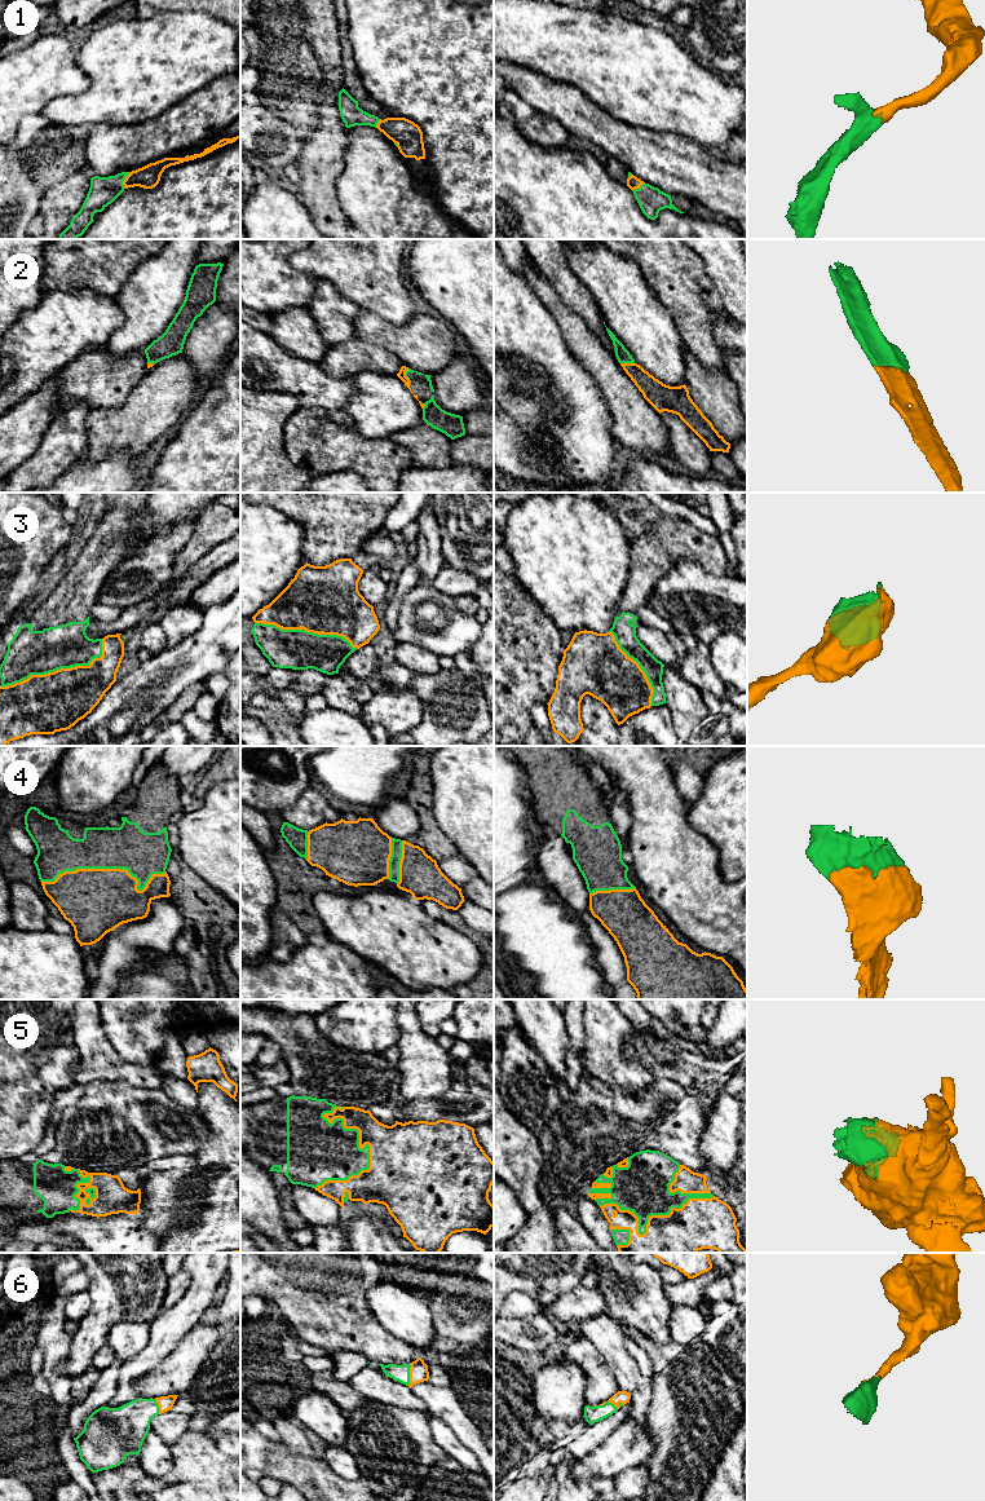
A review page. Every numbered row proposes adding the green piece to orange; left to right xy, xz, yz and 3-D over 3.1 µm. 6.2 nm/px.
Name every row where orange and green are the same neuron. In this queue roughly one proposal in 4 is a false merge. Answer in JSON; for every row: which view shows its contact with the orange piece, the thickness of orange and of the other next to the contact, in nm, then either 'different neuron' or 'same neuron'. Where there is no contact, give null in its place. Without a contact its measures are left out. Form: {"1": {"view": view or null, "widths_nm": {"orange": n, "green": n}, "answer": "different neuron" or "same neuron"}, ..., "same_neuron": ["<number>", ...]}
{"1": {"view": "xy", "widths_nm": {"orange": 140, "green": 180}, "answer": "same neuron"}, "2": {"view": "xz", "widths_nm": {"orange": 50, "green": 30}, "answer": "same neuron"}, "3": {"view": "xy", "widths_nm": {"orange": 360, "green": 280}, "answer": "same neuron"}, "4": {"view": "xy", "widths_nm": {"orange": 400, "green": 280}, "answer": "same neuron"}, "5": {"view": "xz", "widths_nm": {"orange": 440, "green": 360}, "answer": "same neuron"}, "6": {"view": "yz", "widths_nm": {"orange": 80, "green": 100}, "answer": "same neuron"}, "same_neuron": ["1", "2", "3", "4", "5", "6"]}

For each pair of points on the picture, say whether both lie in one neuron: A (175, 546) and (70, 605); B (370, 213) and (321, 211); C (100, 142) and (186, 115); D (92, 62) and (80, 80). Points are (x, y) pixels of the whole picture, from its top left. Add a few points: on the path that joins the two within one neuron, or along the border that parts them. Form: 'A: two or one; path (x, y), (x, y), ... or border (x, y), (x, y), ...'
A: two; border (118, 563), (104, 582), (97, 601)
B: two; border (336, 182), (340, 208), (352, 224)
C: one; path (122, 142), (149, 142), (164, 135)
D: two; border (76, 44), (76, 65), (89, 87), (66, 96)

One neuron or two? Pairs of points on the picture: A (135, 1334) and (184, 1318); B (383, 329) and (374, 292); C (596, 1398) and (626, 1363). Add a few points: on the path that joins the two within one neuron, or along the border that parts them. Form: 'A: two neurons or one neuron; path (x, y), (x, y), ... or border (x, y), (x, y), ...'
A: two neurons; border (150, 1324), (149, 1342), (135, 1356)
B: two neurons; border (362, 309), (375, 312), (396, 325), (409, 322)
C: two neurons; border (597, 1351), (612, 1371), (619, 1390)

